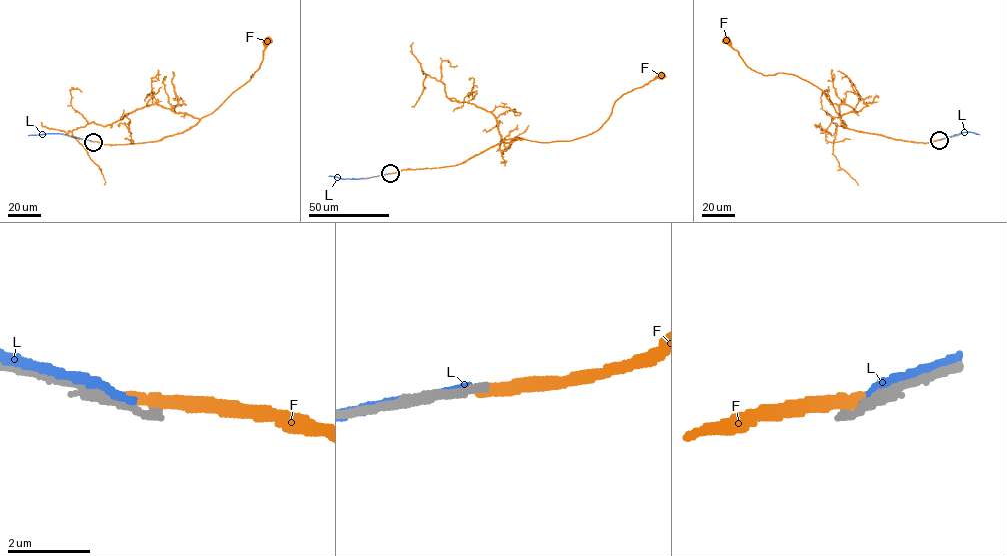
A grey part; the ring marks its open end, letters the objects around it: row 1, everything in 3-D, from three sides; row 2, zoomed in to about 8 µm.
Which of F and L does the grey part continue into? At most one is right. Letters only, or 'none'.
none

